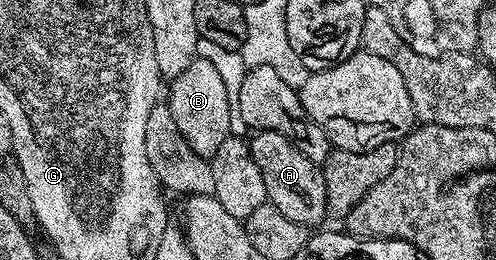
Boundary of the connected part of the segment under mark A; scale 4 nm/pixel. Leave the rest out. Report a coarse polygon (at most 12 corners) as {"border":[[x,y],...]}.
{"border":[[281,133],[249,142],[268,203],[308,229],[328,218],[320,164]]}

